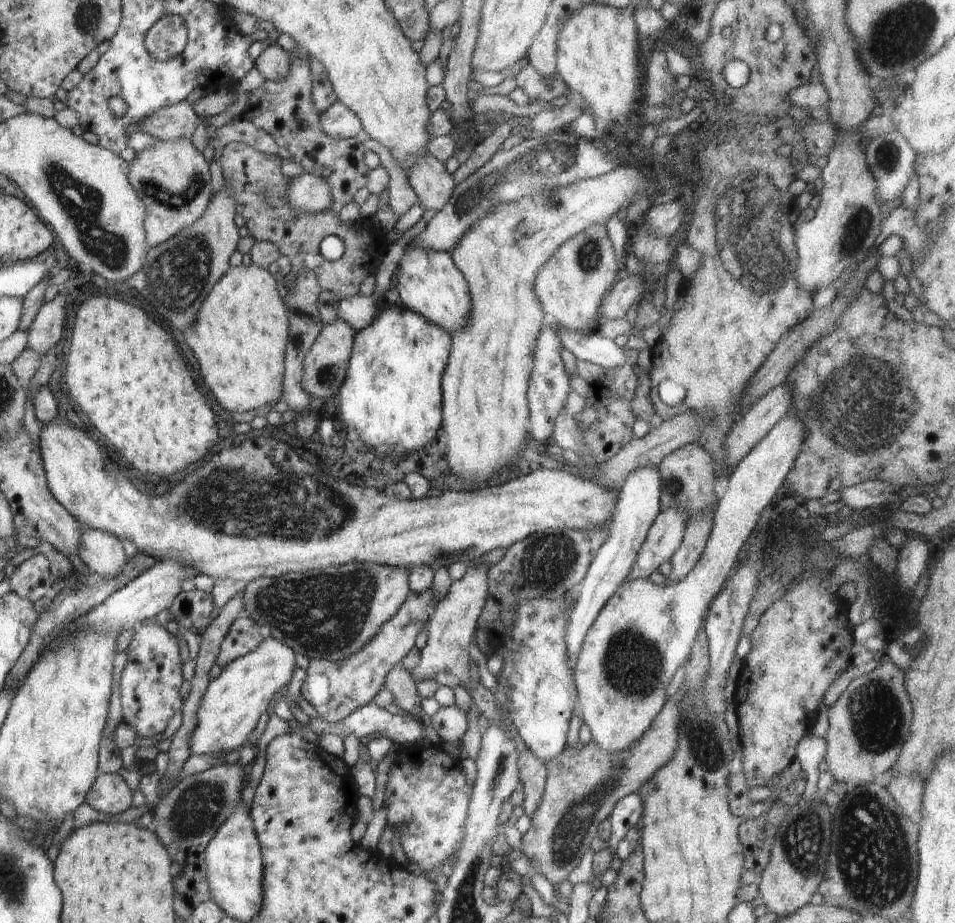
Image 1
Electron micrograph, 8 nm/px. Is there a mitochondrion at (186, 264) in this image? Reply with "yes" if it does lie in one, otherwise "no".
yes

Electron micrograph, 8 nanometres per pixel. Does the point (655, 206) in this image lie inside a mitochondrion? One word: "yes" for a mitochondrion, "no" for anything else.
no

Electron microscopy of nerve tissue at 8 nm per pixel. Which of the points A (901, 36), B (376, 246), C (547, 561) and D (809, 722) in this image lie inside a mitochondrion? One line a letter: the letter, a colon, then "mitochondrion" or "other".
A: mitochondrion
B: mitochondrion
C: mitochondrion
D: other

